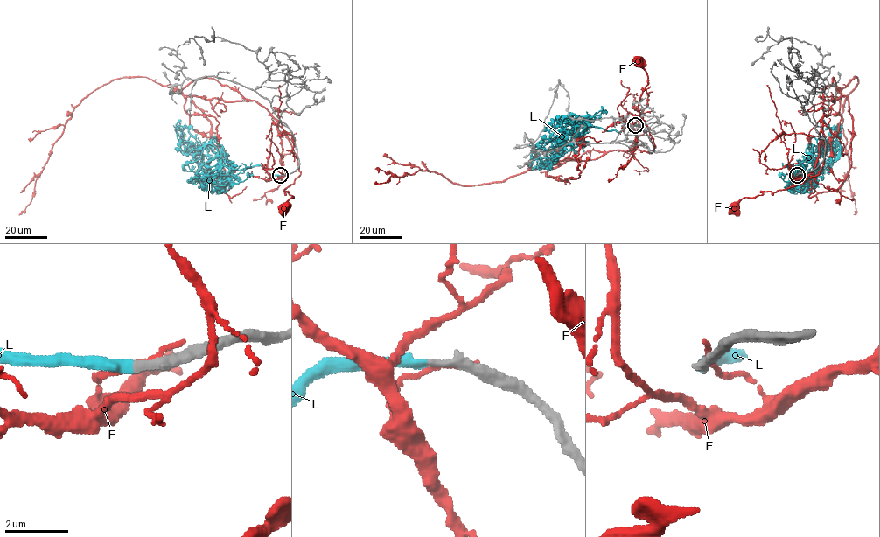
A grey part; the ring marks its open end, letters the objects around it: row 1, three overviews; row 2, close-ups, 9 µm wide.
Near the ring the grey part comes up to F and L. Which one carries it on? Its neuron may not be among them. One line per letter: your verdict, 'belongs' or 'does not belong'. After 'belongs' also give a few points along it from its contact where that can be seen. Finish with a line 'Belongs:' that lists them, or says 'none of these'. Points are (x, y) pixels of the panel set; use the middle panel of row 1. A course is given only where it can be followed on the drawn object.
F: does not belong
L: belongs | via (635, 125), (627, 125), (620, 132), (595, 127), (578, 128), (544, 166), (530, 156), (535, 148)
Belongs: L

